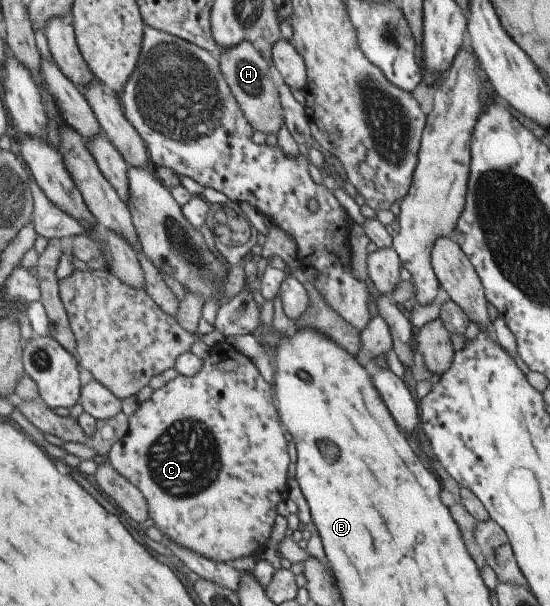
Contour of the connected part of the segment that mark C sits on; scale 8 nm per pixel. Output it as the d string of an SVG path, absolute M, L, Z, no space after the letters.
M222 344L217 349L205 350L201 361L202 366L194 376L186 378L177 374L164 386L154 389L148 400L138 404L137 410L127 418L126 434L112 444L112 448L108 450L107 460L118 474L121 474L142 493L147 504L148 518L154 522L154 527L162 535L166 536L168 540L172 540L174 544L188 548L208 560L225 563L228 560L244 558L244 556L250 556L254 553L260 555L264 551L274 518L276 518L276 506L285 499L288 492L286 466L290 460L287 452L288 444L284 439L283 429L275 411L273 390L268 382L258 374L254 363L247 356L240 354L226 344Z

